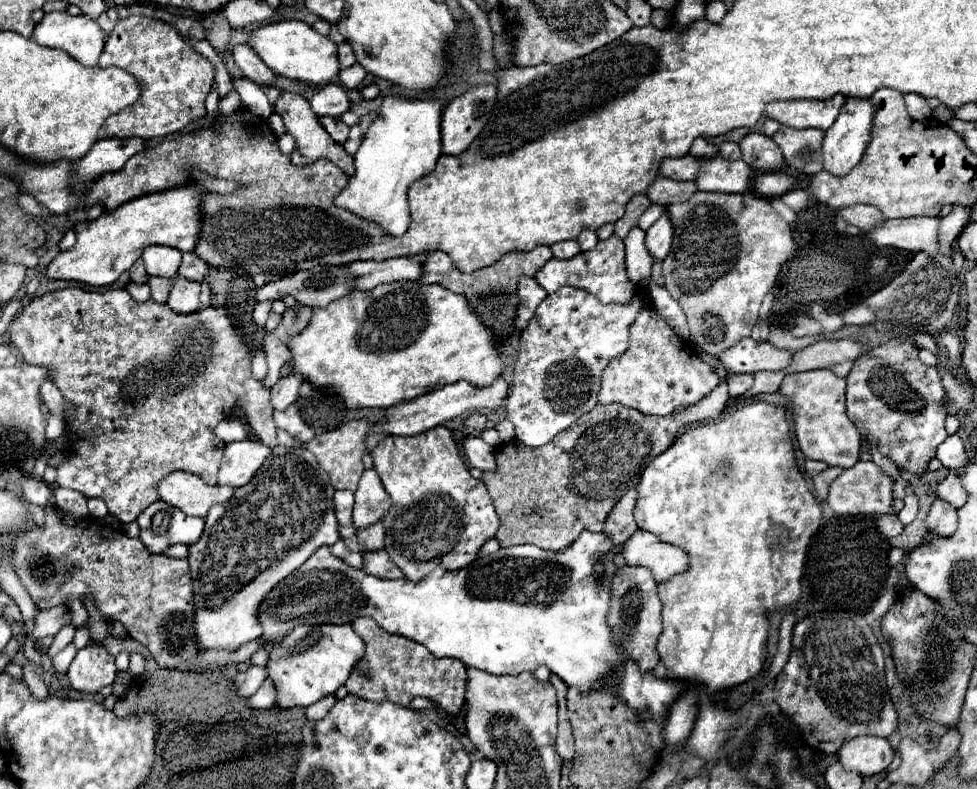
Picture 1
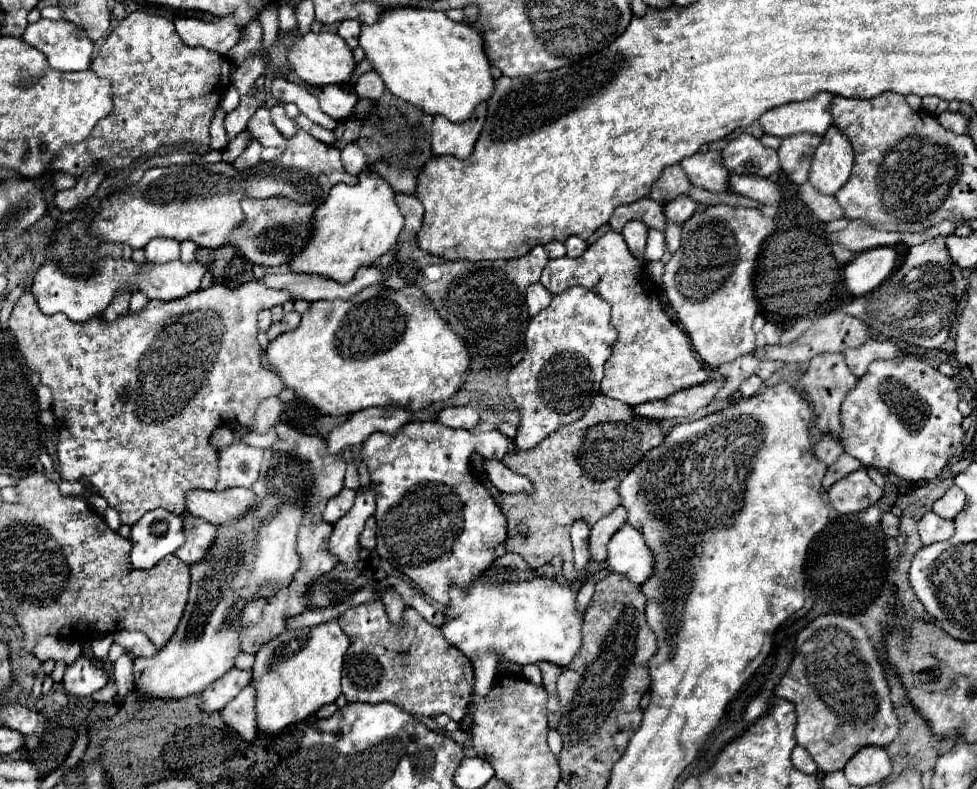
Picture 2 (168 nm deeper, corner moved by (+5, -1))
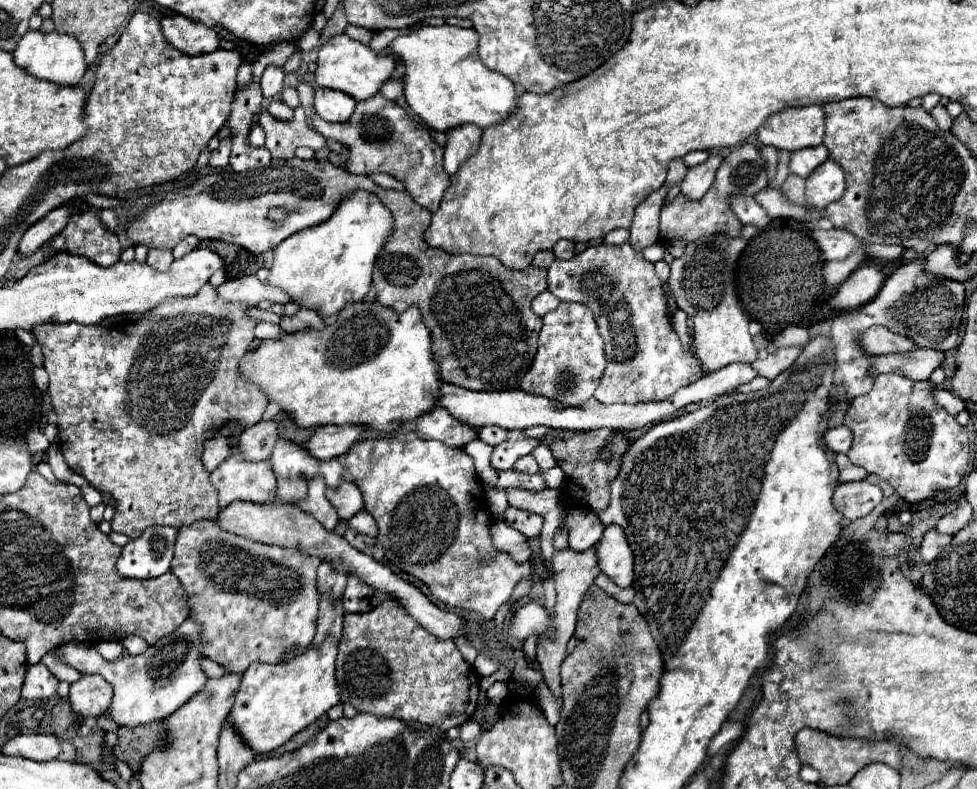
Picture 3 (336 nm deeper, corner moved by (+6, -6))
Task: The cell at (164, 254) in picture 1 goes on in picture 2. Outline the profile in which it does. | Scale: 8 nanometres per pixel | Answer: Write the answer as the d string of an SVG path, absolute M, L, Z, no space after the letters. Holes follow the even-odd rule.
M154 239L150 241L146 247L146 261L152 265L162 265L162 263L170 263L176 261L180 255L180 243L174 239Z

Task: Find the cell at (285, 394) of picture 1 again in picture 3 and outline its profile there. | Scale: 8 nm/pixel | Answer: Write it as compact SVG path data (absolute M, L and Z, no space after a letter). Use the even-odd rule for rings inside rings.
M273 420L249 426L239 436L239 450L245 460L269 460L277 442L277 424Z

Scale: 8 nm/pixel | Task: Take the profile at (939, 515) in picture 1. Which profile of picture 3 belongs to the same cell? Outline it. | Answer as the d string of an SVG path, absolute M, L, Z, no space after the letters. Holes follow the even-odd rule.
M929 530L929 532L925 534L923 544L920 546L920 553L921 556L923 556L923 560L925 560L927 564L933 562L949 542L951 542L951 536L947 536L947 534L937 534L937 530Z

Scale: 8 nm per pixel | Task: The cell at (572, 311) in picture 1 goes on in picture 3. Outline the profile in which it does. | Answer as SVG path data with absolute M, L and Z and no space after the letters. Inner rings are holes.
M561 302L557 310L543 316L535 362L519 386L529 394L561 400L567 406L581 406L581 402L587 402L597 390L605 362L603 338L597 332L597 324L589 308L585 304Z

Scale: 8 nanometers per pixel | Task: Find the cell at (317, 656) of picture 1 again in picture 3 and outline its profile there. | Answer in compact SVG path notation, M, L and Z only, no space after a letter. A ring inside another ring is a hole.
M327 638L321 646L309 646L293 662L281 664L253 664L241 678L235 704L227 716L227 724L237 730L241 740L263 756L283 746L291 736L313 724L319 716L339 704L339 690L335 684L337 640Z

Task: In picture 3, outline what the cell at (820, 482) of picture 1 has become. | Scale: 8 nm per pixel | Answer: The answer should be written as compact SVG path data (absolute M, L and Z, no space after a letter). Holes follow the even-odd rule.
M837 454L837 466L839 466L839 482L859 482L859 480L865 480L867 478L867 470L863 470L861 466L855 466L847 454Z

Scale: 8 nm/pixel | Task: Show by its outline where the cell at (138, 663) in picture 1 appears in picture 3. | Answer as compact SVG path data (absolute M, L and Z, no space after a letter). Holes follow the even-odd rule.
M99 642L95 648L107 660L117 660L123 654L123 648L119 642Z

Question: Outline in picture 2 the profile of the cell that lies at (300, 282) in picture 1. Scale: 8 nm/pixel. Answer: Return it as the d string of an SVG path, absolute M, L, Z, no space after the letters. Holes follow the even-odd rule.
M250 281L240 285L238 289L228 289L224 285L210 285L204 291L196 291L190 297L182 297L178 301L148 301L148 305L138 311L126 311L116 317L108 325L100 315L84 321L84 323L74 323L70 321L64 313L54 313L54 315L44 315L36 303L36 297L26 291L14 305L14 311L8 319L8 327L16 337L16 349L22 353L26 365L40 375L40 383L52 389L54 403L52 403L52 413L56 419L58 427L58 475L62 481L86 481L90 483L88 487L102 495L112 509L120 513L120 519L124 525L134 525L146 511L162 507L172 513L184 513L184 493L188 489L214 489L216 479L218 479L218 449L212 443L212 433L216 427L220 427L226 421L238 421L244 427L252 429L254 427L254 413L256 407L272 395L278 395L284 385L280 377L268 369L264 369L260 361L260 347L258 347L258 313L262 309L272 309L274 305L282 305L286 301L296 301L288 291L284 289L272 289L266 287L262 281Z

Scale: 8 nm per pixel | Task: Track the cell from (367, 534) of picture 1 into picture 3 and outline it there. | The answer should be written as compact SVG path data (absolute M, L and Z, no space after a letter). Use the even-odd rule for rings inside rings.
M365 510L357 512L351 520L349 520L349 526L359 532L359 534L367 534L367 536L377 536L377 522L373 516L369 516Z

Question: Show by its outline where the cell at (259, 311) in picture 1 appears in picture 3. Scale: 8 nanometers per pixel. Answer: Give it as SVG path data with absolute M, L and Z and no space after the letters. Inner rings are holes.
M249 308L247 314L255 322L271 322L271 324L279 324L281 322L281 316L279 314L273 314L273 312L261 310L261 308Z

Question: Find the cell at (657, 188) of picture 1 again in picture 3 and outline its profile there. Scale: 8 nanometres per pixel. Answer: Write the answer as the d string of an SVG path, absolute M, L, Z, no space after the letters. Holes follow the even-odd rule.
M679 158L673 160L669 164L669 172L667 172L667 186L679 184L685 178L685 174L687 174L687 166L683 164L683 160L679 160Z

